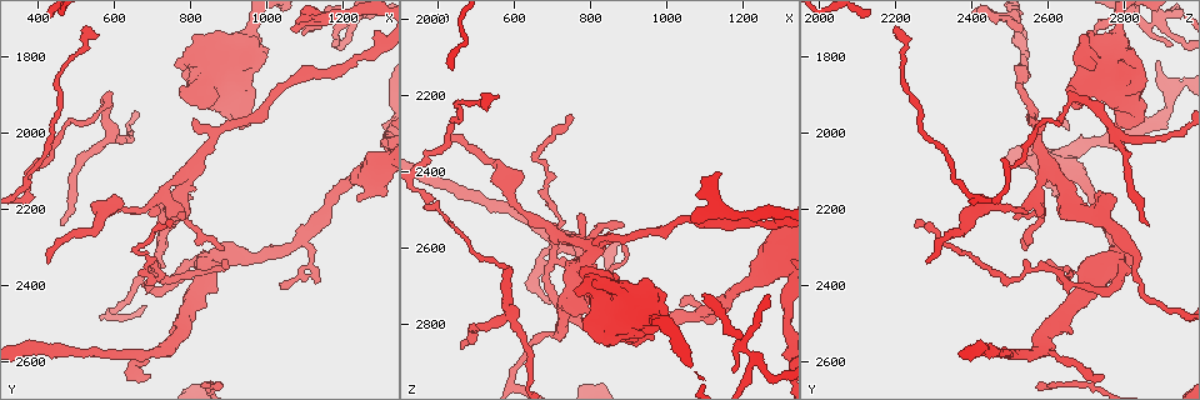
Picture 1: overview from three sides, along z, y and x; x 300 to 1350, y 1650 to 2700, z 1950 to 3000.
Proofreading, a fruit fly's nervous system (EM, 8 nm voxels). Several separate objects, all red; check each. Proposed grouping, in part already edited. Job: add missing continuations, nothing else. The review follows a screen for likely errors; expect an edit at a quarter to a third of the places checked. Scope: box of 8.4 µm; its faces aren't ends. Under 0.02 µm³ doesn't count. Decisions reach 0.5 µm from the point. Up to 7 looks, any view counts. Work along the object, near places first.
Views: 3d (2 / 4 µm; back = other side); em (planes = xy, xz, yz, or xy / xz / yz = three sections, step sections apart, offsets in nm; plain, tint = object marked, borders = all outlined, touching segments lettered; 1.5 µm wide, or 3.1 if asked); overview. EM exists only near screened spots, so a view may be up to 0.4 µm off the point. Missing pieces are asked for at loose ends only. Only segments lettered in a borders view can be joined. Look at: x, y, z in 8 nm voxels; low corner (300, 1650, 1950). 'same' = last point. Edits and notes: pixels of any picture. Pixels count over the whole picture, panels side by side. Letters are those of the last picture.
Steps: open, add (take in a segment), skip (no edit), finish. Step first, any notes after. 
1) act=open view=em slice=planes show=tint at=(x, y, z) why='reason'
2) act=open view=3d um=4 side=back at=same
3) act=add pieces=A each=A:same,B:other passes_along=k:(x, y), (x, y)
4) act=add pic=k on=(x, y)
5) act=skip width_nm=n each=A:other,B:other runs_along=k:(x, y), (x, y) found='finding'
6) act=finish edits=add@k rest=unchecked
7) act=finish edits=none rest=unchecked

act=open view=3d um=4 side=back at=(1070, 1720, 2525) why='tapers out'

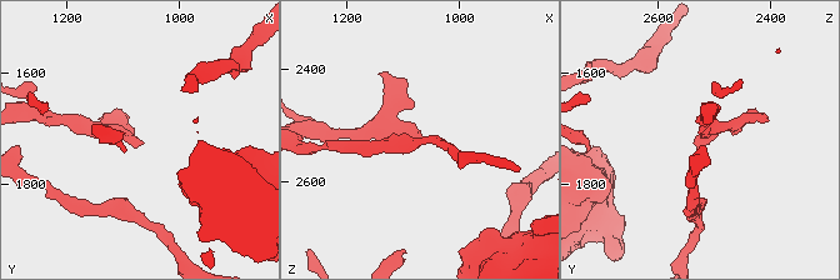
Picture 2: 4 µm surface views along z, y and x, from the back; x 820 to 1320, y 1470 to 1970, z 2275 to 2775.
act=open view=em um=3.1 slice=xz step=16 show=borders at=(1070, 1725, 2530)

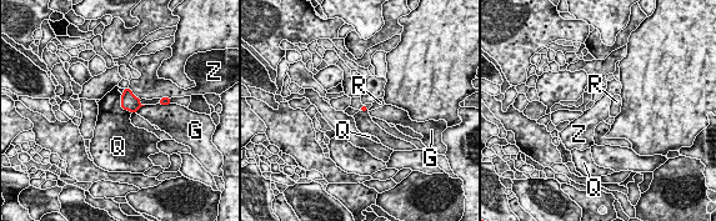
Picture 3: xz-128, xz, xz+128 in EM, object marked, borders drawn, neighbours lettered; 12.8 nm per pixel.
act=open view=em um=3.1 slice=planes show=borders at=same why='another direction'

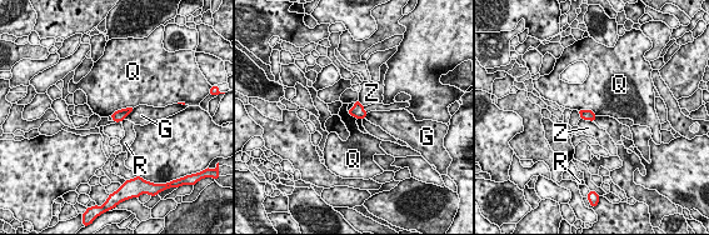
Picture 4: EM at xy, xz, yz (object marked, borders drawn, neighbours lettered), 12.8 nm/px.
act=skip each=G:other,Q:other,R:other,Z:other border=4:(133, 106), (118, 109), (109, 115) found='no lettered segment goes on from it'

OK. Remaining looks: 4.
act=open view=em slice=yz step=8 show=borders at=(1180, 1760, 2915) why='thin end'

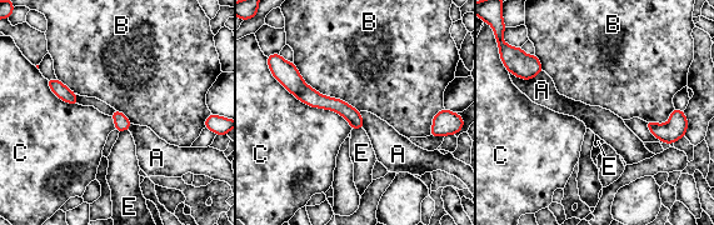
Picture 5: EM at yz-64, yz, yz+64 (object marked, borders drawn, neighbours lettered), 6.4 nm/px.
act=skip longest_contact=C:600nm each=A:other,B:other,C:other,E:other border=5:(276, 79), (351, 129) found='no lettered segment goes on from it'

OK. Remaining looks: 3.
act=open view=em slice=planes show=borders at=(460, 2235, 2870) why='an open end'

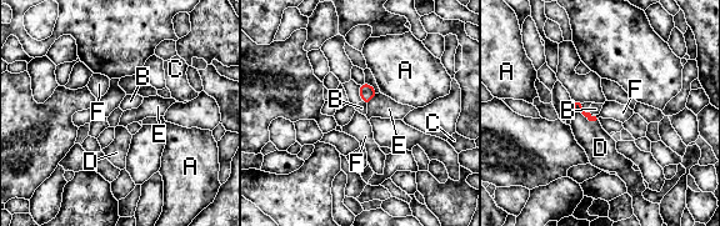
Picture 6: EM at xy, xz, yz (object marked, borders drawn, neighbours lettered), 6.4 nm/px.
act=add pieces=D each=A:other,B:other,C:other,D:same,E:other,F:other passes_along=6:(576, 105), (585, 116), (600, 147) found='it goes on there'

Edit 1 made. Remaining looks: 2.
act=finish edits=add@6 rest=unchecked

